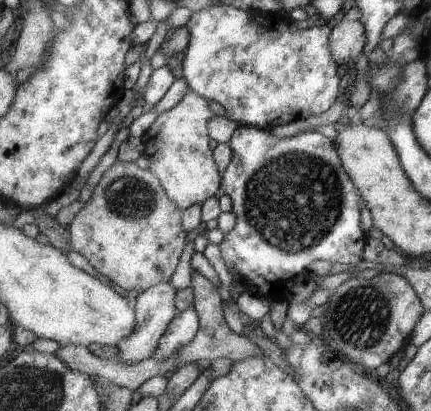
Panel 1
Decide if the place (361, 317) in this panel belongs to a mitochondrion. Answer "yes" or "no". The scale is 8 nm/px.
yes

